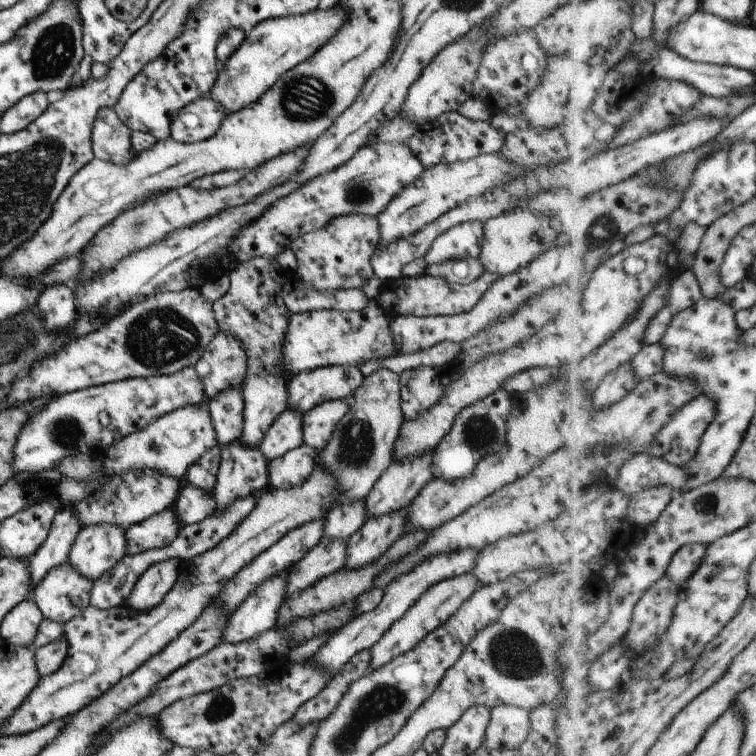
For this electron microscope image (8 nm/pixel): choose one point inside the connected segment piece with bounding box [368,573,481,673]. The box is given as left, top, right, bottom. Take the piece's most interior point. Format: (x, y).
(439, 602)

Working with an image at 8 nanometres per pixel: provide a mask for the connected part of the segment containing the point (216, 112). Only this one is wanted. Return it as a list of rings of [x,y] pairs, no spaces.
[[[204,96],[187,104],[173,118],[170,137],[176,142],[197,143],[214,136],[228,112],[222,104]]]

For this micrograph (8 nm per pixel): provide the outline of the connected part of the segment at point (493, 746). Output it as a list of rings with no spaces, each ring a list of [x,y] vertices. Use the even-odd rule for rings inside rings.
[[[497,705],[491,709],[482,747],[486,750],[516,750],[530,730],[529,711],[514,705]]]

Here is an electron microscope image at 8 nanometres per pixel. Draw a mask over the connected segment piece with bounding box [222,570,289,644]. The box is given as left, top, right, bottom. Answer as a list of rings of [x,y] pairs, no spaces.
[[[288,571],[272,576],[262,582],[252,594],[232,613],[224,632],[222,641],[236,644],[250,640],[276,626],[279,608],[286,600],[286,578]]]

